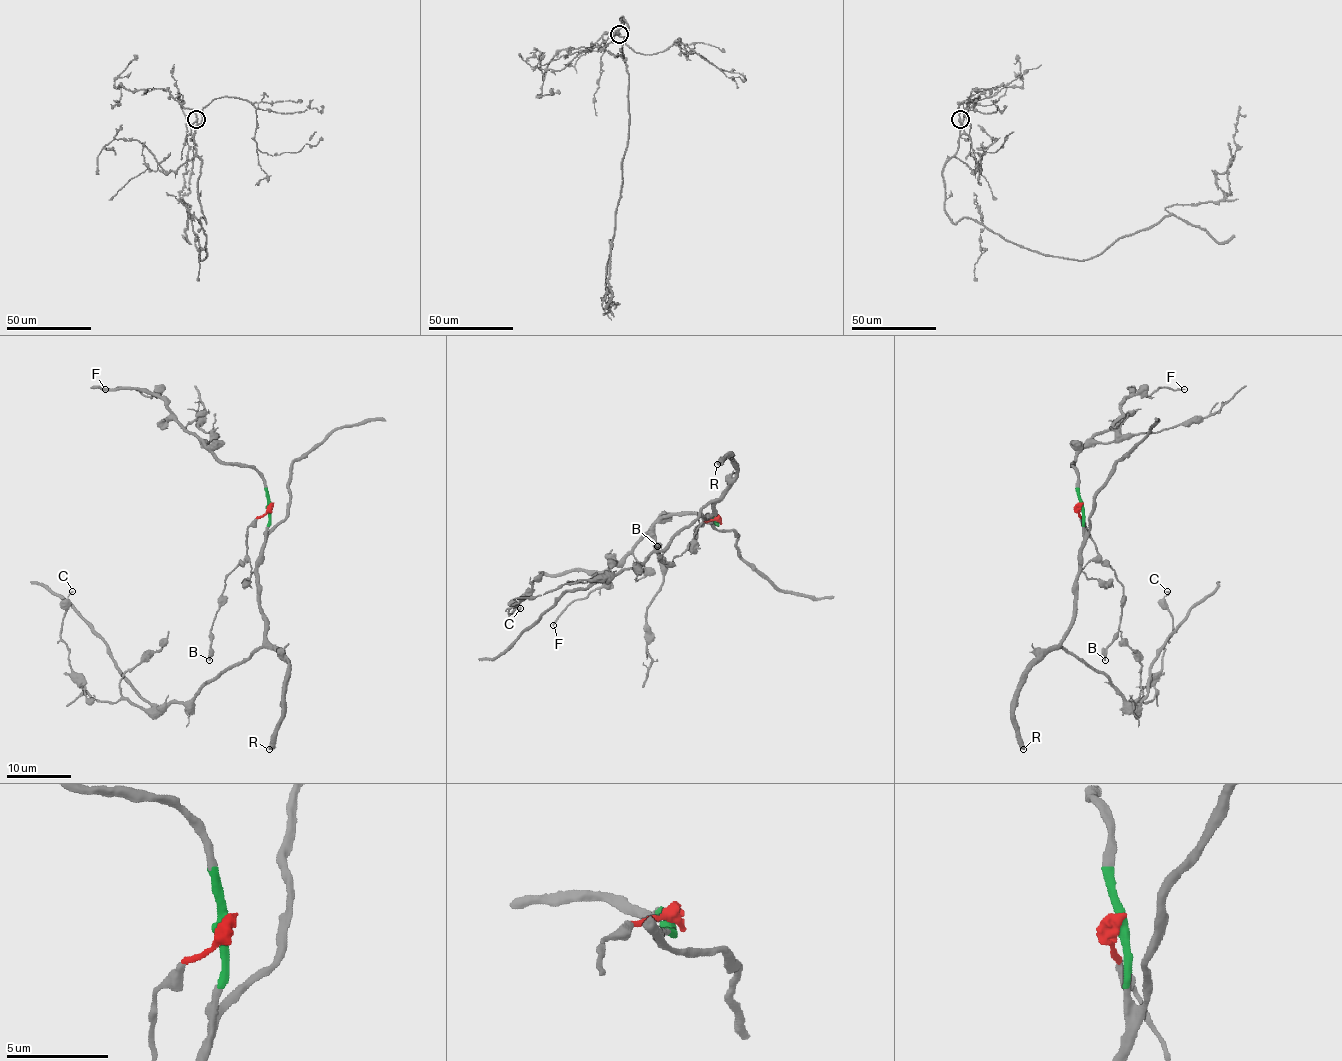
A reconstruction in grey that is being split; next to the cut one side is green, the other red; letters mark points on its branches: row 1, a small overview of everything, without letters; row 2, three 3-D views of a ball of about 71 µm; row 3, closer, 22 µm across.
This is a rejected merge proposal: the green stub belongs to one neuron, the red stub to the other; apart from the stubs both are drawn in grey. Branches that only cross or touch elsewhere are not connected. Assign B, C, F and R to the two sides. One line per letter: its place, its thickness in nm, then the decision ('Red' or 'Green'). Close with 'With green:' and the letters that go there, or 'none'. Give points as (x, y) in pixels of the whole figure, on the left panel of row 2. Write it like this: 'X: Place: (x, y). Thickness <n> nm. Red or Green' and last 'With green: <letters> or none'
B: Place: (209, 660). Thickness 320 nm. Red
C: Place: (72, 591). Thickness 170 nm. Green
F: Place: (105, 389). Thickness 180 nm. Green
R: Place: (269, 749). Thickness 440 nm. Green
With green: C, F, R

